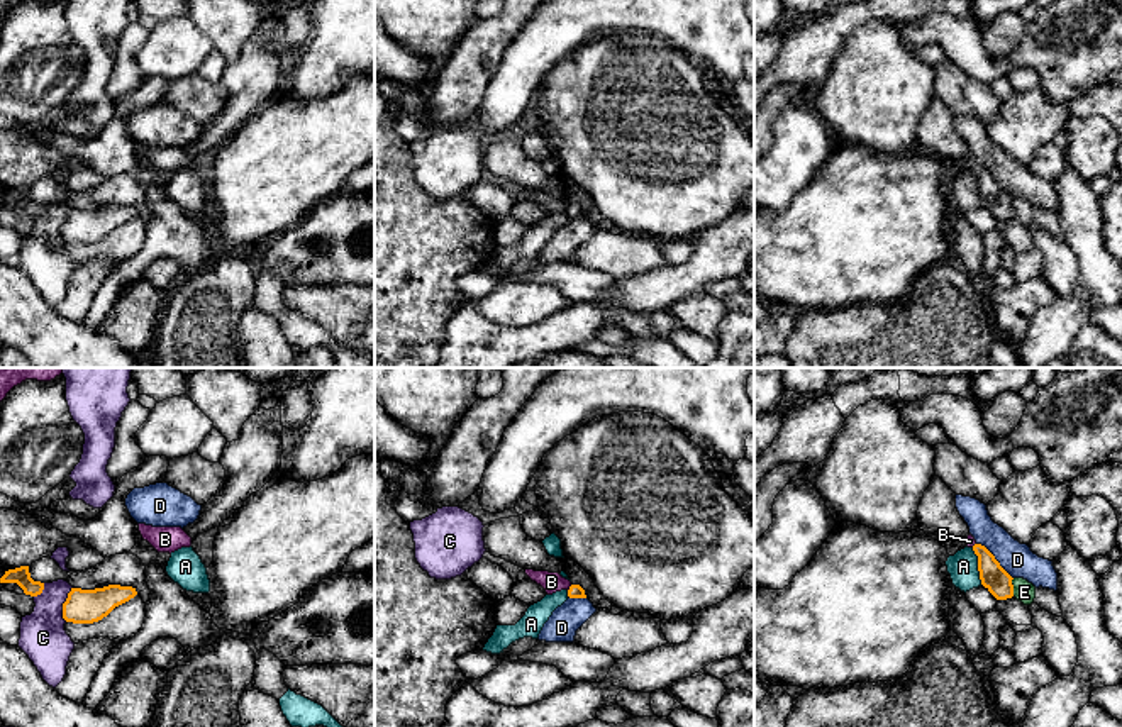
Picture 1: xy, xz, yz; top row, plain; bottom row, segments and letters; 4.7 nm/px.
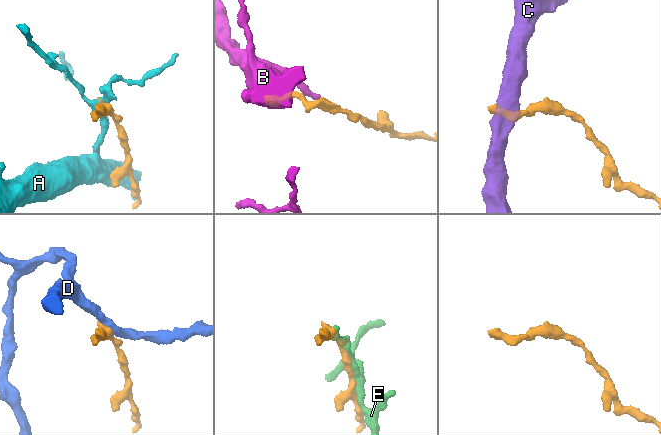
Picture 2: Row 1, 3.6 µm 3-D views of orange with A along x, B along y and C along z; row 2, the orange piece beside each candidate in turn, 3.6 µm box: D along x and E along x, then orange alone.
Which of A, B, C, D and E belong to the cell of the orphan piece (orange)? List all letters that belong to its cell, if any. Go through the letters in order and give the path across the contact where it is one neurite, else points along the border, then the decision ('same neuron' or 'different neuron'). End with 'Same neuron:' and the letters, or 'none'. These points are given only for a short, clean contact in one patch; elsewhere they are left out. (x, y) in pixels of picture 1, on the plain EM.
A: different neuron
B: runs through xz (575, 210), (570, 209), (551, 202); same neuron
C: border along xy (72, 207), (63, 224), (65, 241); different neuron
D: border along yz (977, 163), (1012, 199); different neuron
E: different neuron
Same neuron: B

